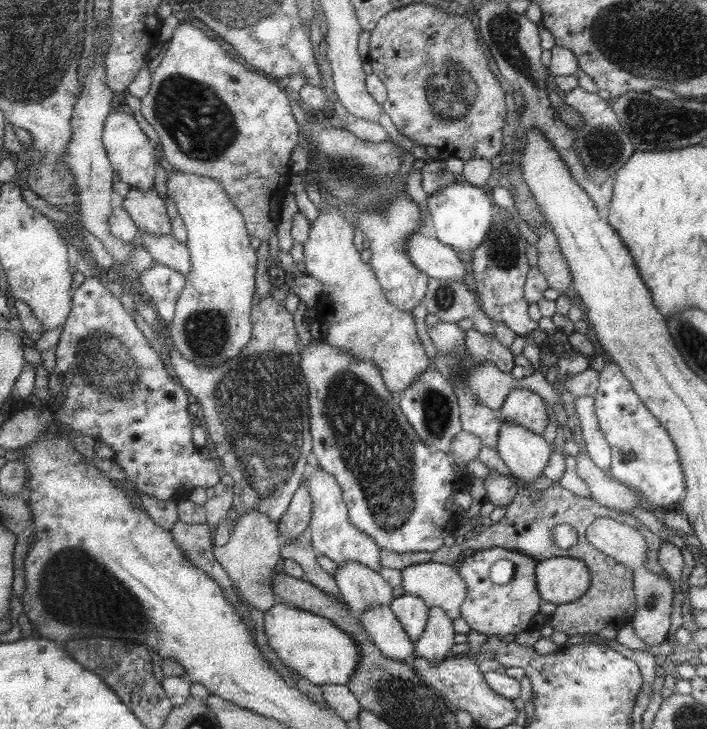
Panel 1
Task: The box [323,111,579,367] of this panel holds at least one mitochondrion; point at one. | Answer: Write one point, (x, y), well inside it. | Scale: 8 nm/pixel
(504, 253)

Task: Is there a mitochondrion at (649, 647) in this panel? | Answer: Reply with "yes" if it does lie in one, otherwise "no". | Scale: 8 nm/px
no

